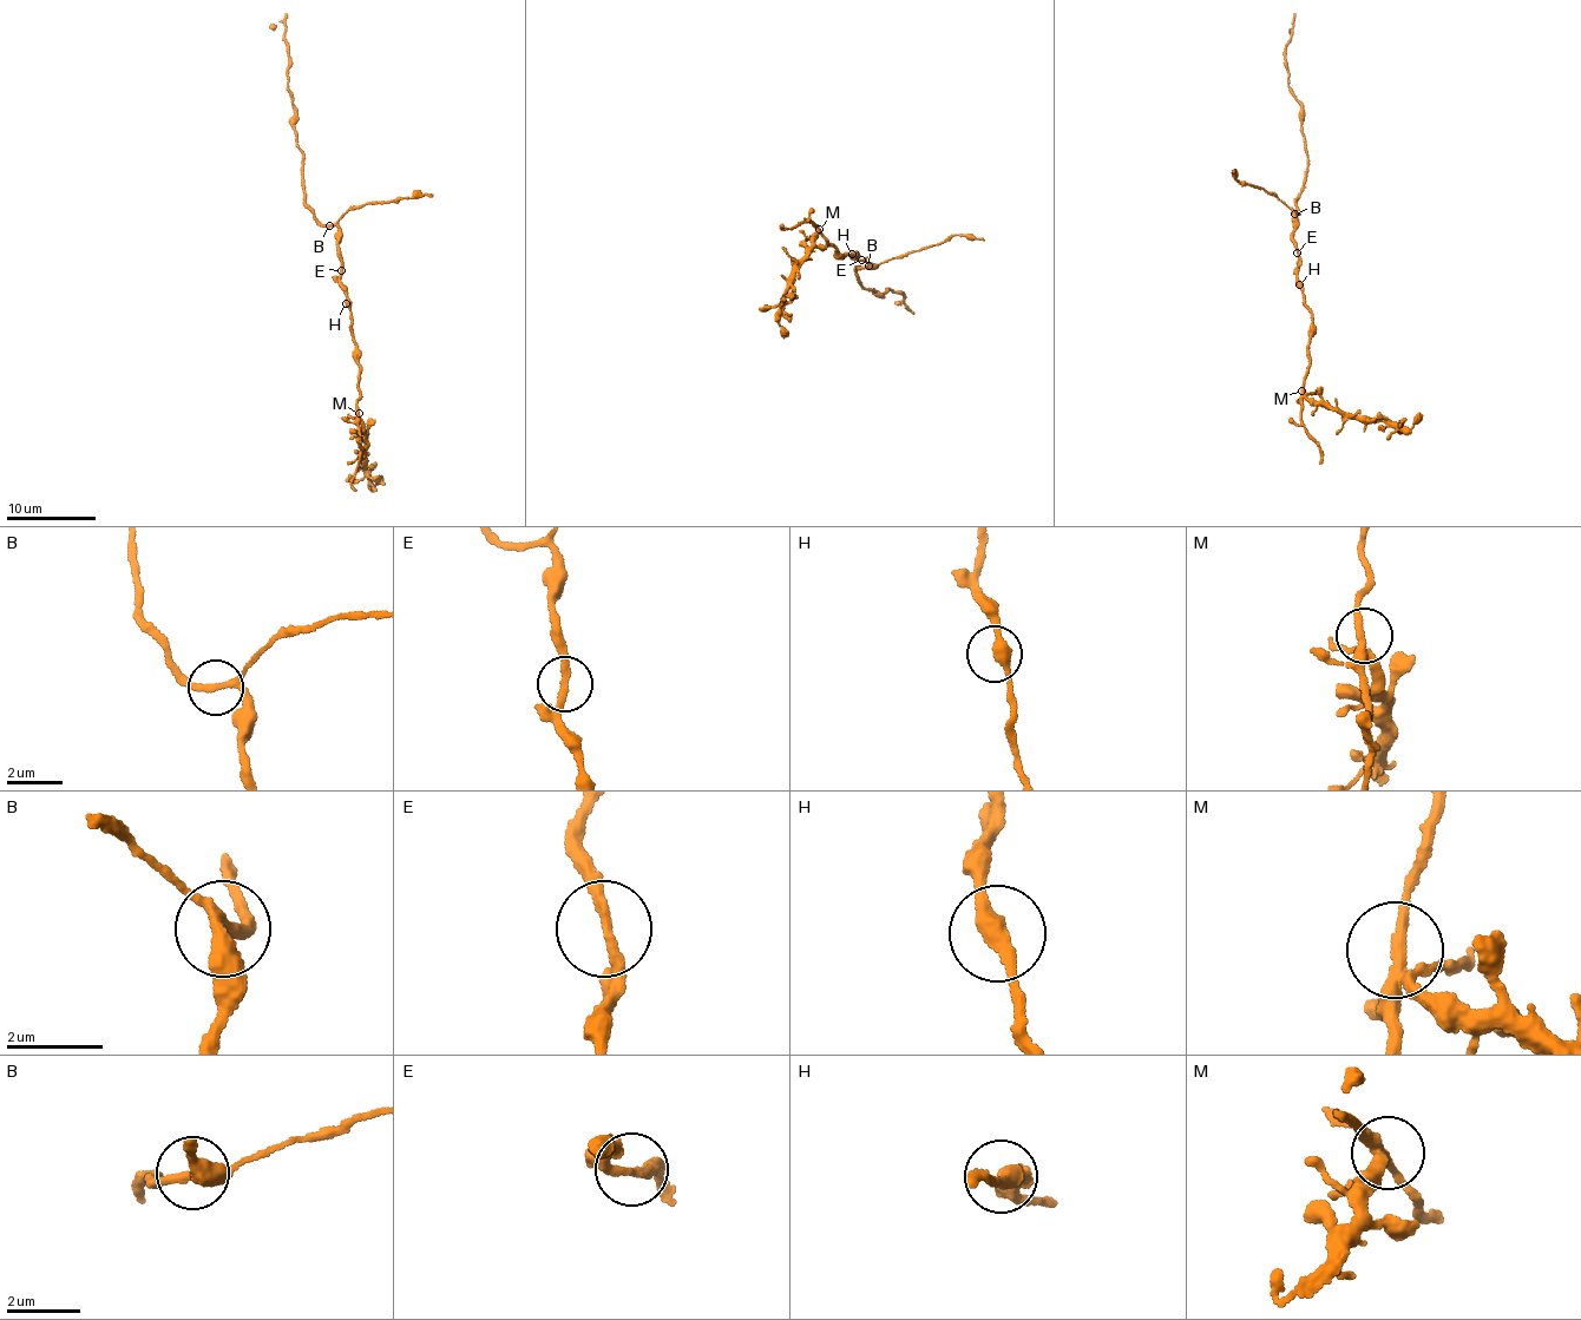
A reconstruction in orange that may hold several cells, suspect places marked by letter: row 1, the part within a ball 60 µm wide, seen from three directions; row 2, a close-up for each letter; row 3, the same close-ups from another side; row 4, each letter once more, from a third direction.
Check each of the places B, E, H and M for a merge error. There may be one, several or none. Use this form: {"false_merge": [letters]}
{"false_merge": []}

